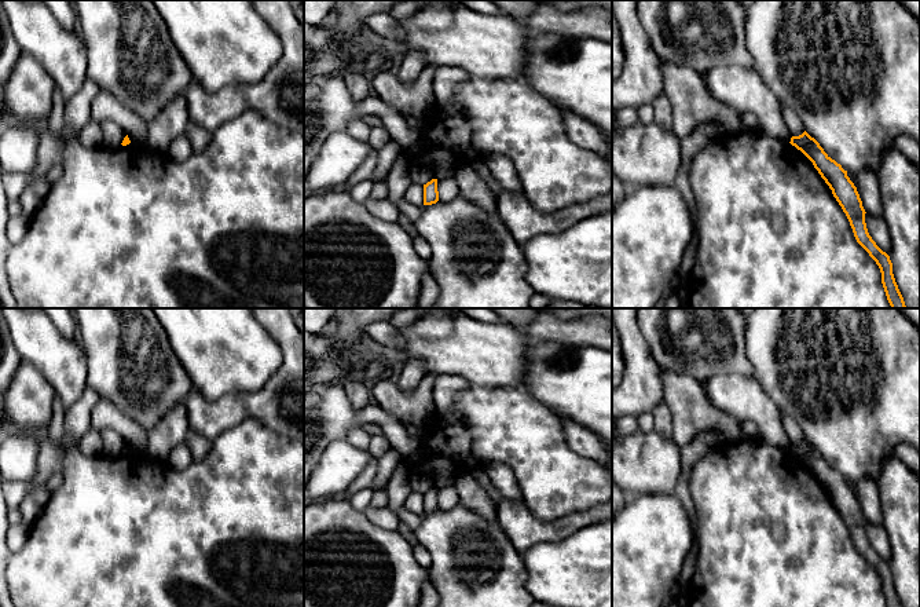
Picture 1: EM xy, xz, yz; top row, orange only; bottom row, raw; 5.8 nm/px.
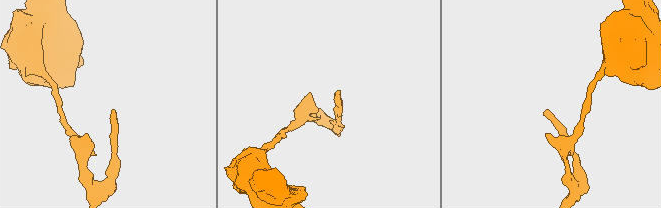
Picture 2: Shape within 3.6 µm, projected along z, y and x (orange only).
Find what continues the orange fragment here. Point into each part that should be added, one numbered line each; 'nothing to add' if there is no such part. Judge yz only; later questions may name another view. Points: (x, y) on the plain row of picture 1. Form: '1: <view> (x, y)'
nothing to add

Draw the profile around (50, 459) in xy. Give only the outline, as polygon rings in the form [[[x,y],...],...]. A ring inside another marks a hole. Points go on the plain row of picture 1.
[[[43,436],[37,454],[36,476],[30,482],[45,484],[55,472],[62,472],[65,451],[65,447],[59,447],[51,439]]]

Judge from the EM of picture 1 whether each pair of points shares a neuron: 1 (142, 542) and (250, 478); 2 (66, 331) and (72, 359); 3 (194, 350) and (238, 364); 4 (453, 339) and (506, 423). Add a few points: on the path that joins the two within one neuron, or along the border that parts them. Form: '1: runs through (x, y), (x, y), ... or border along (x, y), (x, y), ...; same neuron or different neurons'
1: runs through (169, 542), (186, 542), (223, 505); same neuron
2: border along (51, 322), (63, 336), (74, 337); different neurons
3: runs through (205, 350), (224, 350), (227, 353); same neuron
4: border along (469, 383), (513, 387); different neurons

